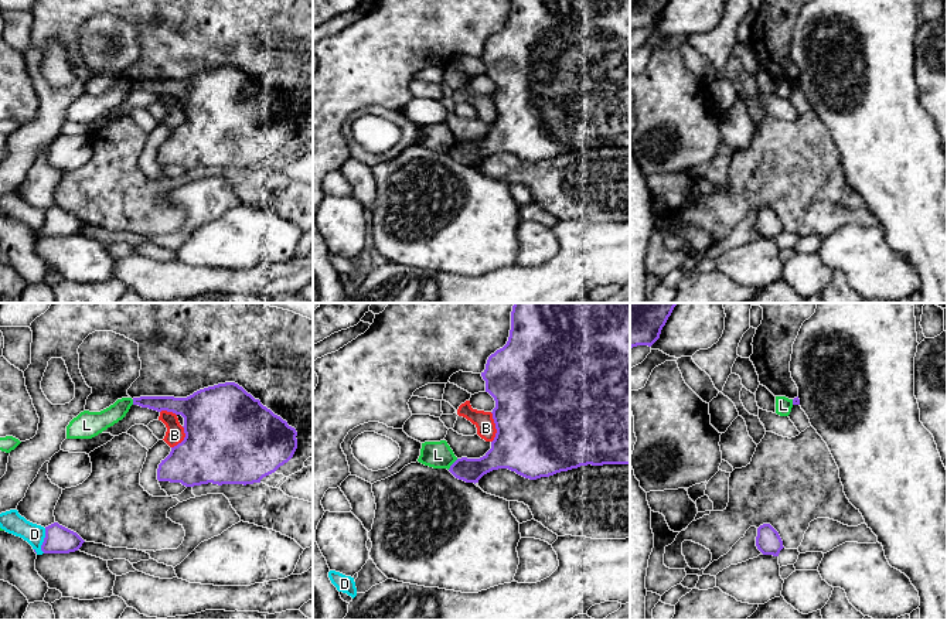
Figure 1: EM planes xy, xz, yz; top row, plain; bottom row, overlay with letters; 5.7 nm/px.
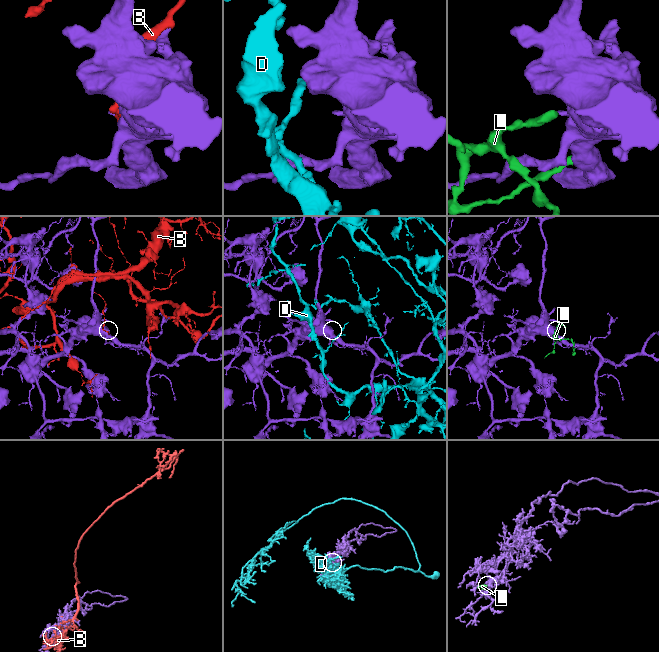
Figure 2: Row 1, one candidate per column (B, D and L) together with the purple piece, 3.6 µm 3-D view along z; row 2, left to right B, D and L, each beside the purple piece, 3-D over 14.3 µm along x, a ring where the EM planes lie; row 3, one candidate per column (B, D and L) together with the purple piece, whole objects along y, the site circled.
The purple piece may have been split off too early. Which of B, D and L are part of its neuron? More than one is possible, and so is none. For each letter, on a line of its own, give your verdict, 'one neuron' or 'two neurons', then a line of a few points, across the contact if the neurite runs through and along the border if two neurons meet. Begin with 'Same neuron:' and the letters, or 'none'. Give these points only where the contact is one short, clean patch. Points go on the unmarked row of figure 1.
Same neuron: none
B: two neurons
D: two neurons
L: two neurons; line xz (457, 142), (448, 152)

